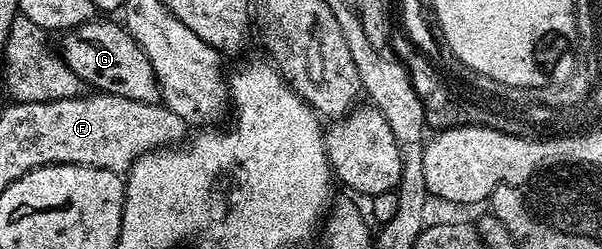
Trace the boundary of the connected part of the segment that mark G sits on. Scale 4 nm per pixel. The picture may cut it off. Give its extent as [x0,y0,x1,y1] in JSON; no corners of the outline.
[61,20,159,102]

